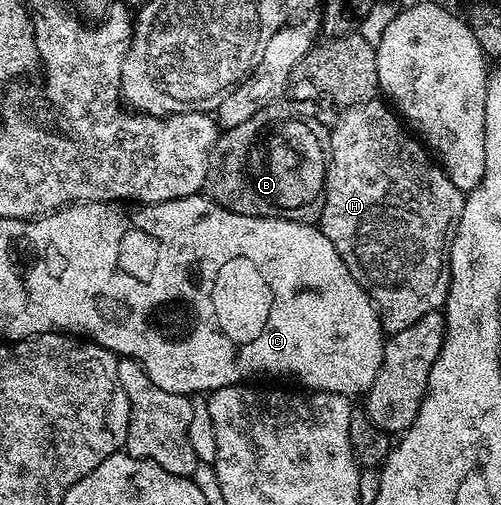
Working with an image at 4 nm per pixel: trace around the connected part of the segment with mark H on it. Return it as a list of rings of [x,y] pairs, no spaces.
[[[373,101],[354,105],[347,113],[336,120],[330,131],[330,154],[328,156],[328,180],[324,182],[324,208],[318,216],[320,232],[338,249],[342,261],[346,261],[346,269],[350,269],[352,276],[364,287],[364,292],[372,298],[380,318],[384,324],[385,332],[395,333],[417,323],[420,318],[431,311],[440,311],[444,306],[444,300],[448,297],[448,254],[452,249],[452,243],[456,240],[456,226],[462,217],[465,192],[456,188],[454,181],[439,162],[426,150],[425,144],[405,124],[401,116],[387,102]]]

